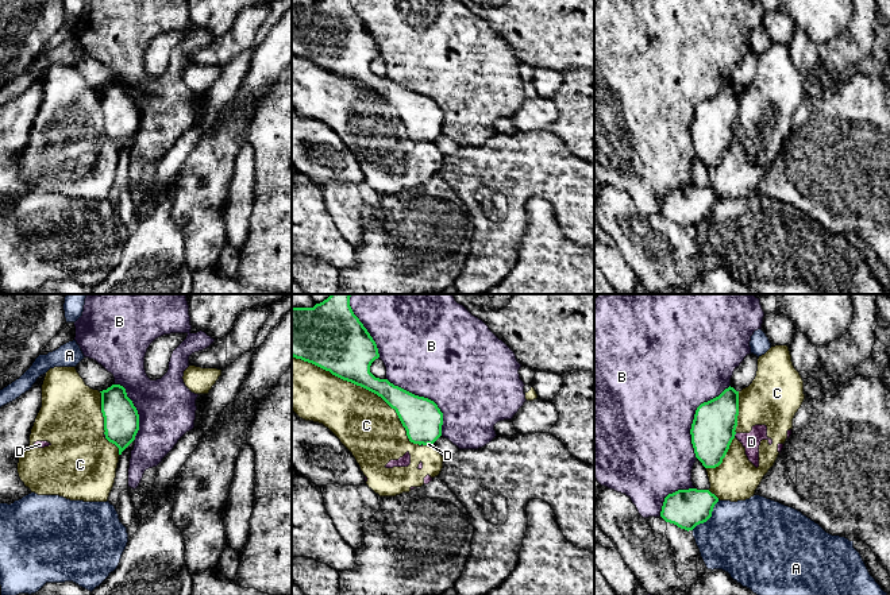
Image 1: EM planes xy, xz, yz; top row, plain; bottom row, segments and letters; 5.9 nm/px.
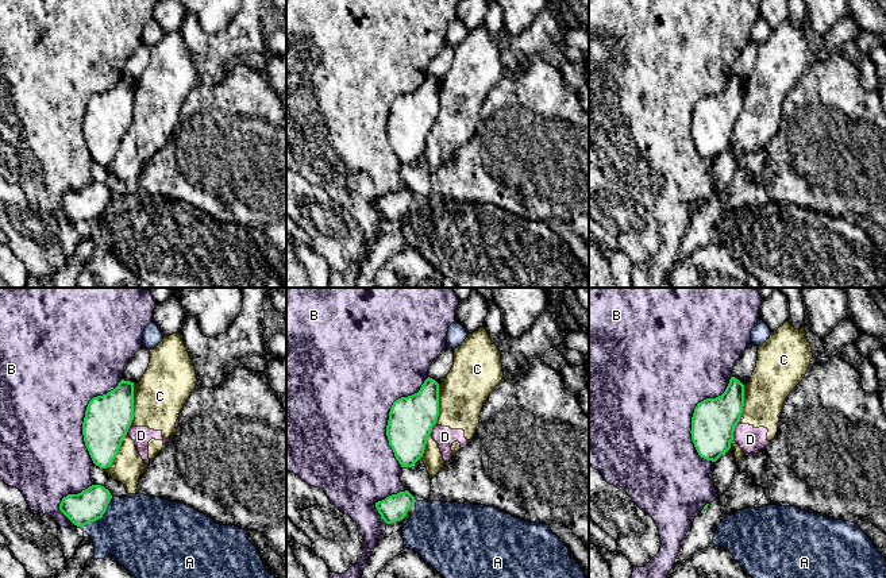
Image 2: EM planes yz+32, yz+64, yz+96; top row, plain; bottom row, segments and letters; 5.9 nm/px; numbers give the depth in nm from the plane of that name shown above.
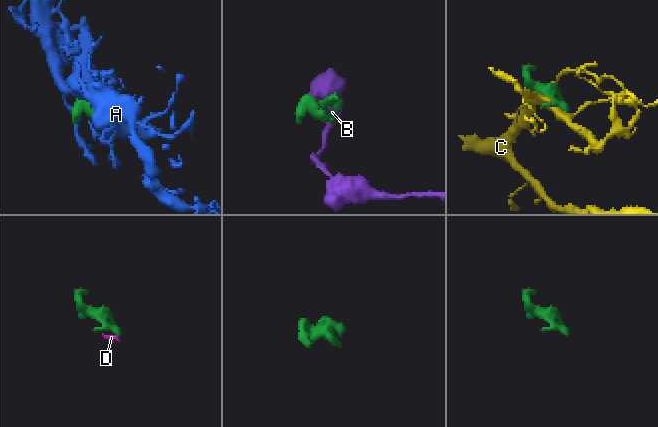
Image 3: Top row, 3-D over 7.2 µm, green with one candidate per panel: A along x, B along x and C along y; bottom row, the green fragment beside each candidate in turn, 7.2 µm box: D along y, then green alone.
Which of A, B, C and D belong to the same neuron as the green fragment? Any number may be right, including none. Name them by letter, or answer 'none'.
none

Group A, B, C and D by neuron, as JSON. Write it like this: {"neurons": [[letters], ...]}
{"neurons": [["A"], ["B"], ["C", "D"]]}

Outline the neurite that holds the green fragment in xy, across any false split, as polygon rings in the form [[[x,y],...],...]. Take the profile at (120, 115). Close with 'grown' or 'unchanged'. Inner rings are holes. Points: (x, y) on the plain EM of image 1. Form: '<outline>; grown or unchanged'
[[[112,82],[100,90],[105,136],[115,142],[122,152],[139,128],[138,108],[120,82]]]; unchanged

